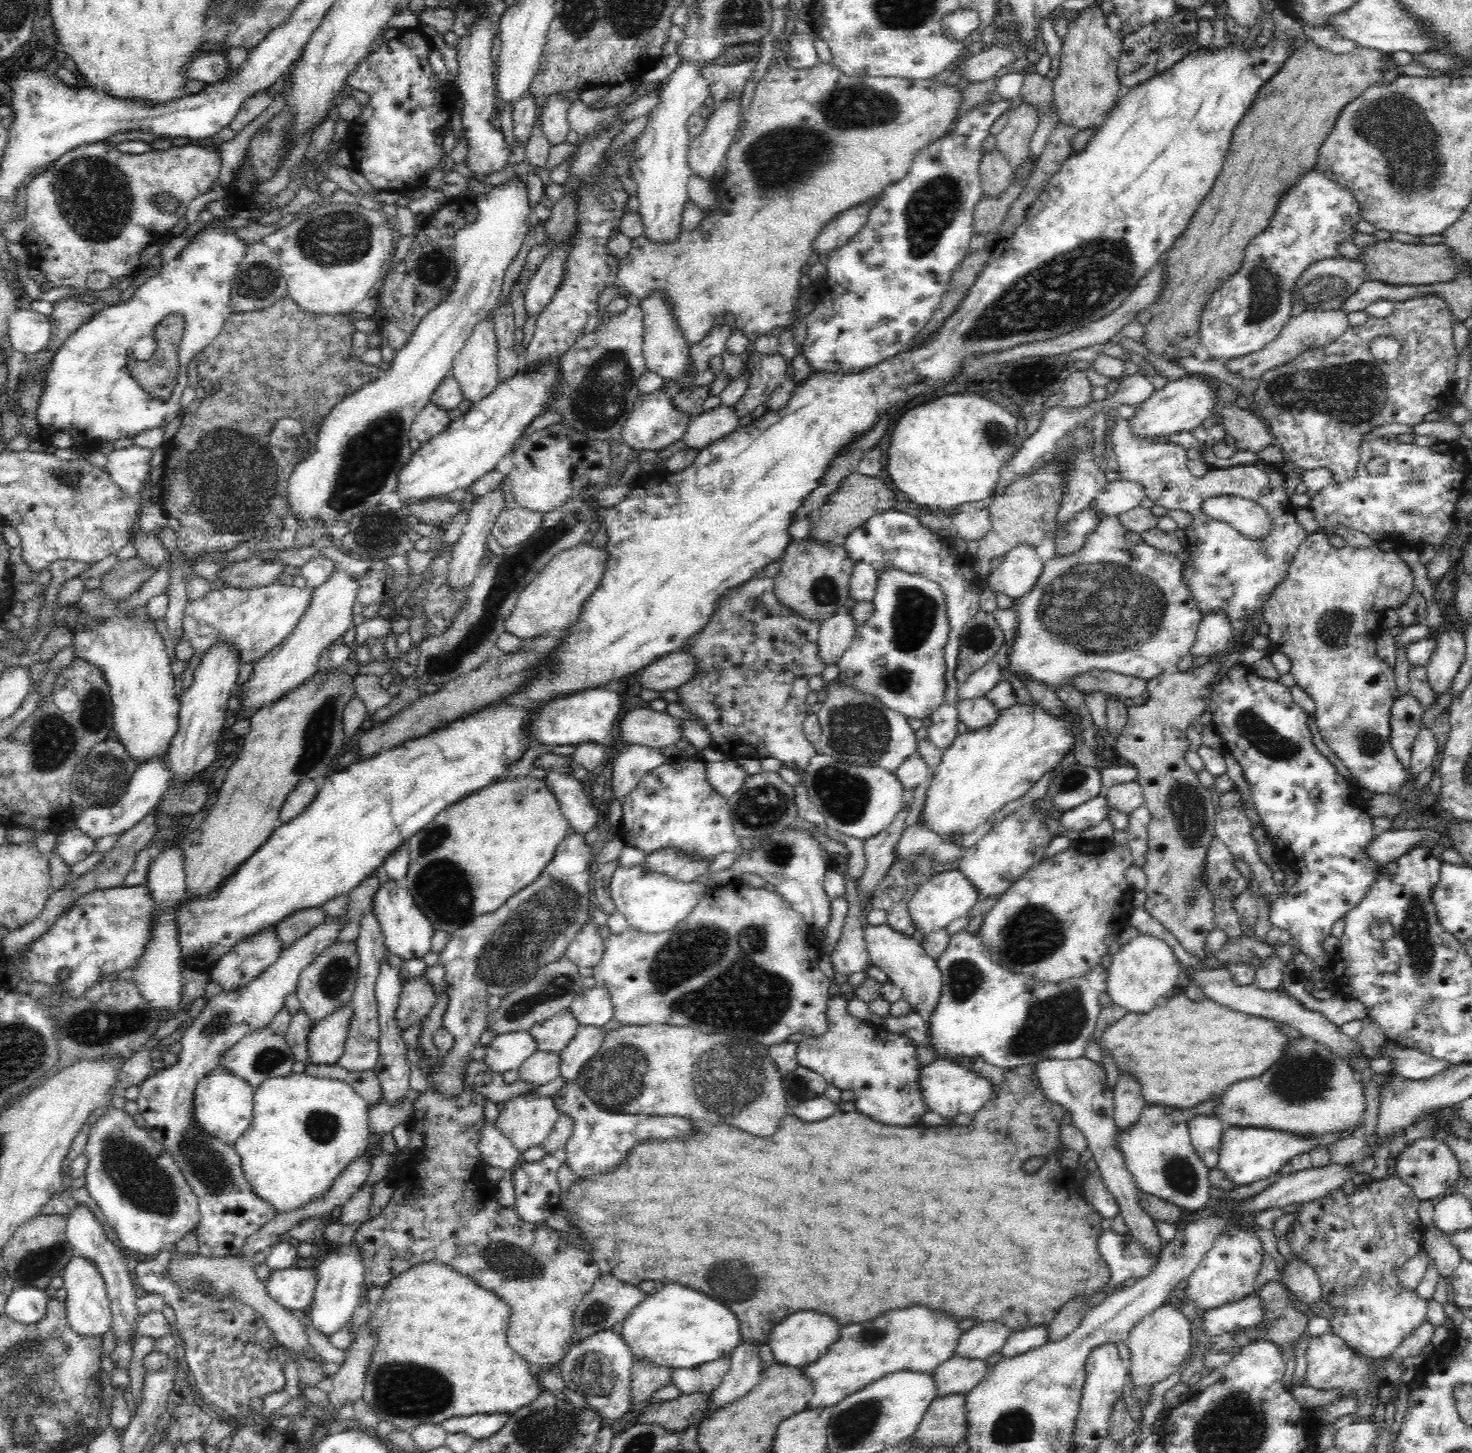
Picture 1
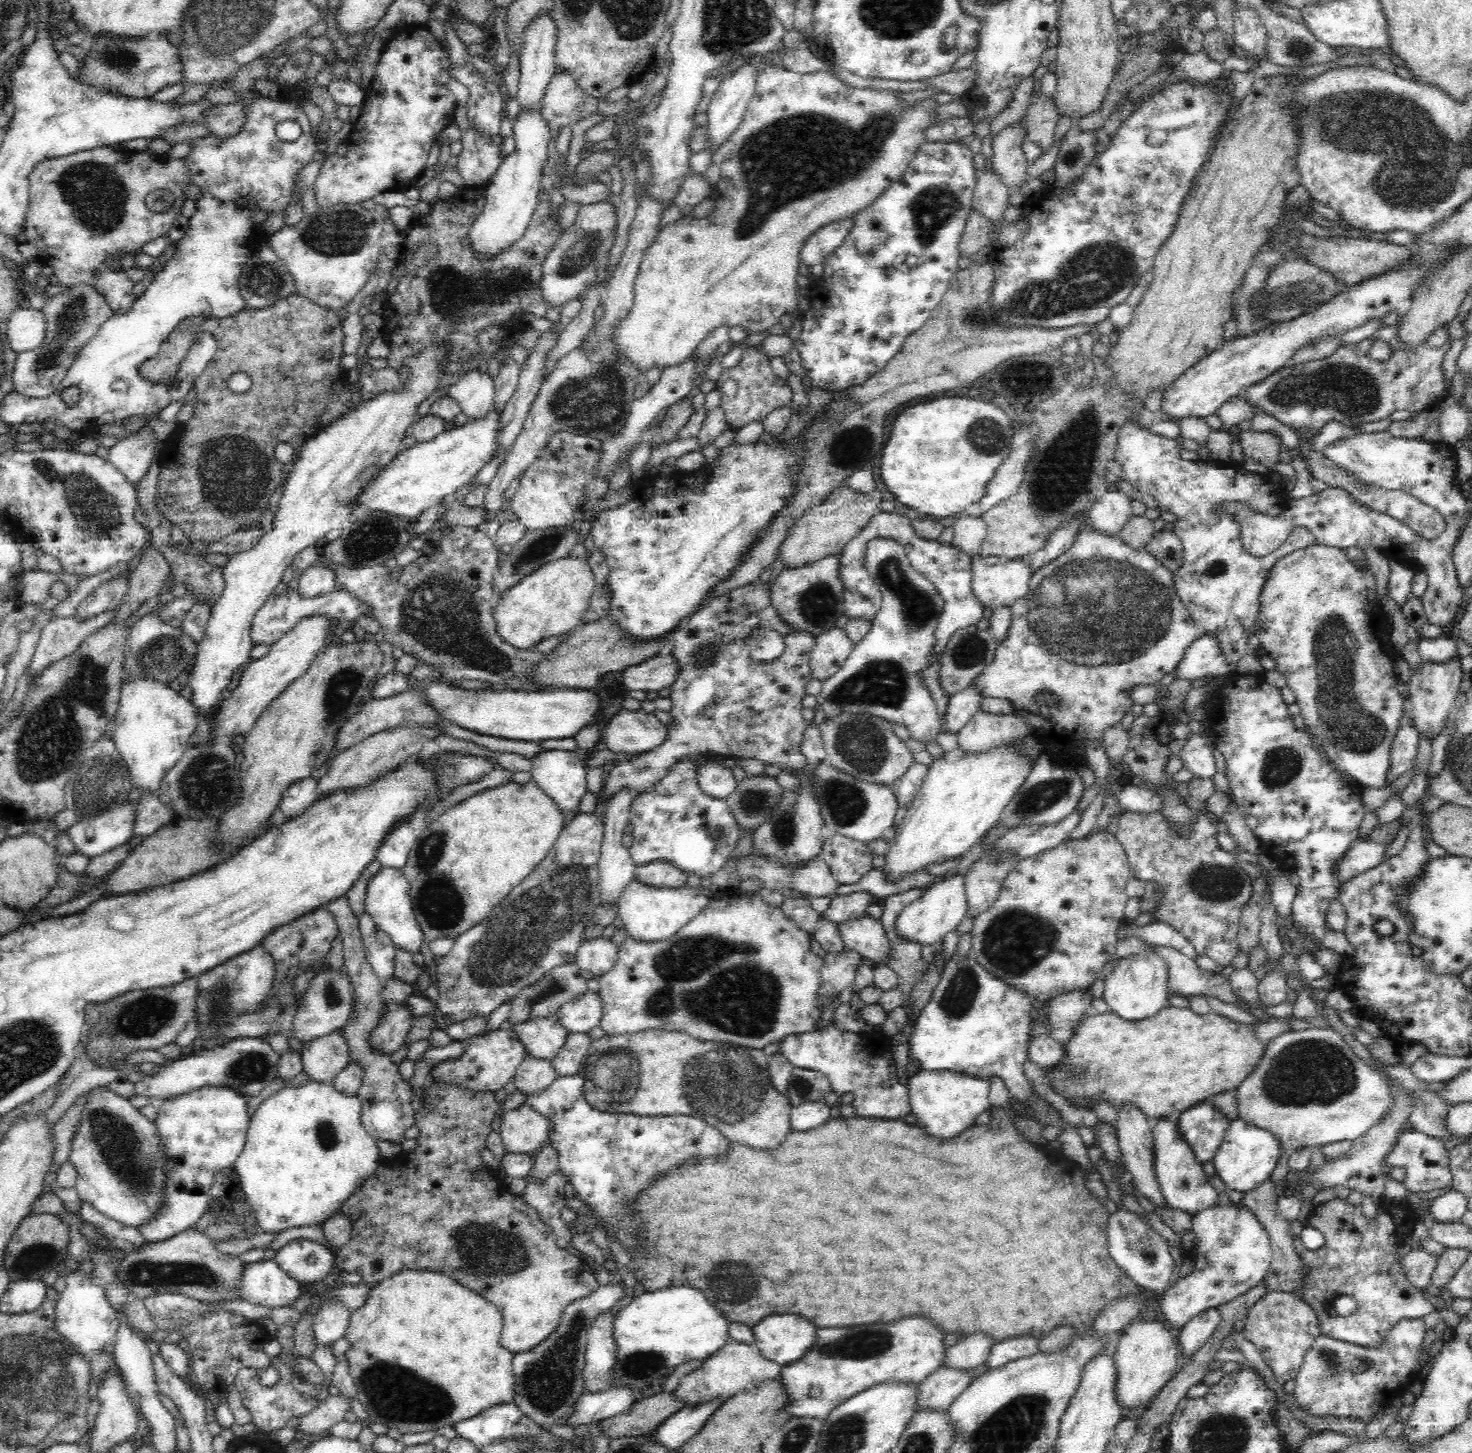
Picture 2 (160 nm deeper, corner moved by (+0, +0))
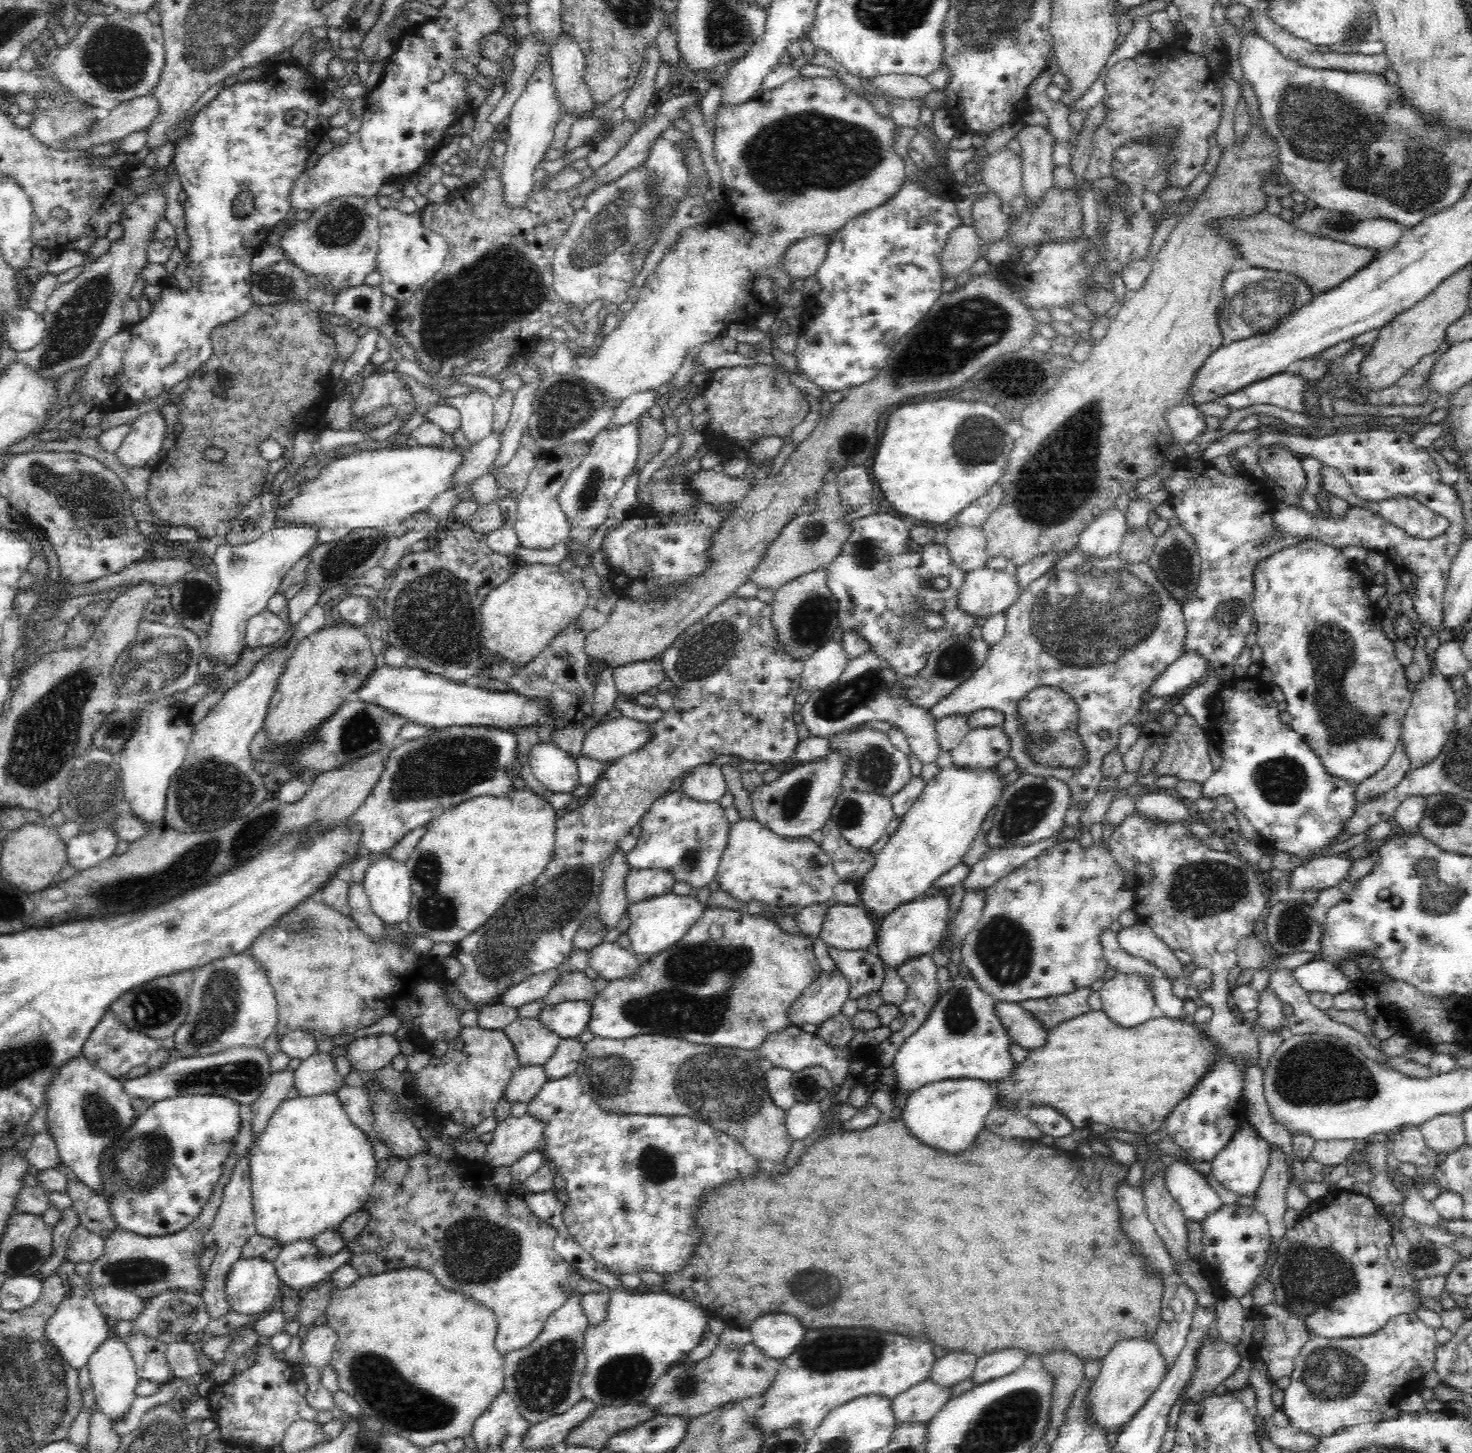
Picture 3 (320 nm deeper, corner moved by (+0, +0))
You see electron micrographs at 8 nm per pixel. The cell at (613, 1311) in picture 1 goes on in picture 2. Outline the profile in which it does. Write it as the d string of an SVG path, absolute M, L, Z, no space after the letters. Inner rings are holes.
M620 1281L610 1286L600 1286L596 1292L573 1301L563 1308L559 1326L532 1351L518 1353L512 1365L514 1372L514 1399L518 1408L533 1422L550 1428L563 1418L582 1396L584 1368L586 1368L587 1335L599 1315L610 1312L611 1308L624 1296Z

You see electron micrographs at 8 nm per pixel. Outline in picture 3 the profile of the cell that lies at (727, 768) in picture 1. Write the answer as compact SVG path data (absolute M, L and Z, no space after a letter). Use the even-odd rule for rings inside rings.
M713 763L698 765L682 780L682 792L697 801L718 801L726 792L720 767Z

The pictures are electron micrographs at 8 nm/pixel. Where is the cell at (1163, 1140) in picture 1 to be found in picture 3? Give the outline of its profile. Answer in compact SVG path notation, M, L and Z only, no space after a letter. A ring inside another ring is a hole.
M1174 1162L1166 1172L1165 1184L1187 1220L1199 1223L1224 1205L1202 1175L1186 1164Z

